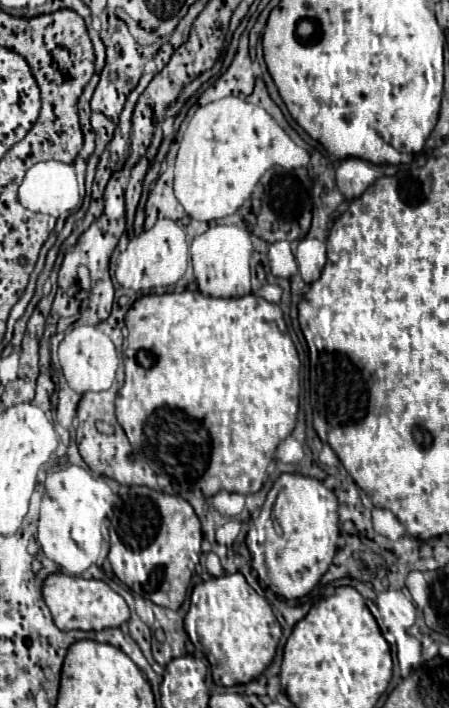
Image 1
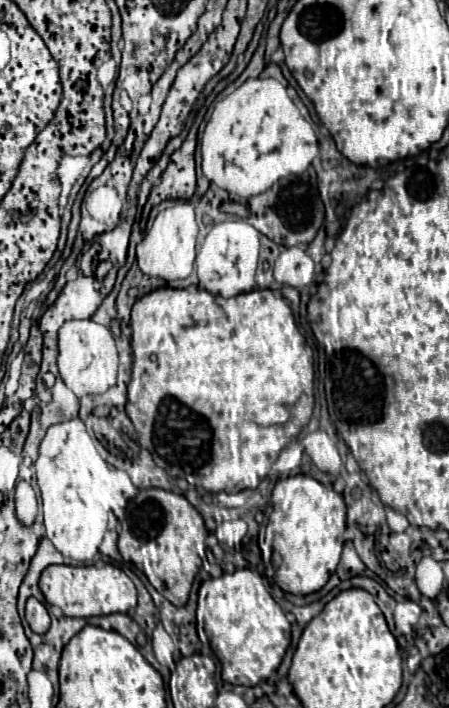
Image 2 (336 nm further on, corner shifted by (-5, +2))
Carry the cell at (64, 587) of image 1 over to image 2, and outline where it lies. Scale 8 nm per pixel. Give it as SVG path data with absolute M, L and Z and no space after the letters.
M112 563L72 567L72 565L50 565L42 571L40 589L46 601L60 607L68 617L94 617L110 613L132 613L136 607L136 587L132 579Z

